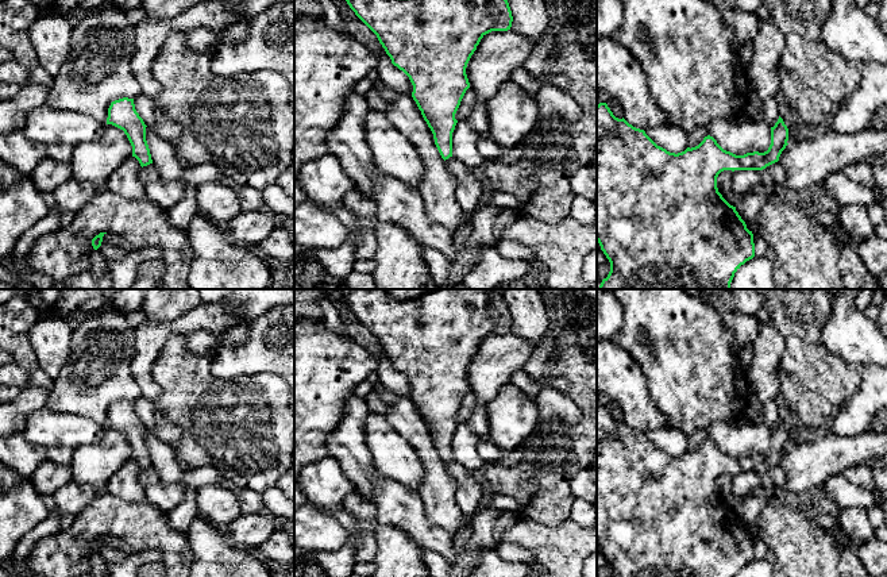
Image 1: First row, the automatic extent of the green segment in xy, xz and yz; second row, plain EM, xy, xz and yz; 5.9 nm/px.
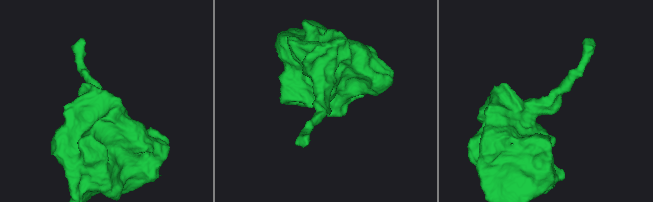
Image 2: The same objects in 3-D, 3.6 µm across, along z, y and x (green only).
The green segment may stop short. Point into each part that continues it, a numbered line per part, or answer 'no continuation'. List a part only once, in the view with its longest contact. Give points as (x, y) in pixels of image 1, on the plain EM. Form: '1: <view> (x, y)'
no continuation

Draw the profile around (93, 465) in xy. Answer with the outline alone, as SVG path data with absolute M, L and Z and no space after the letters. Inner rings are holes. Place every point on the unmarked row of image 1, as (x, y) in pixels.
M107 427L100 442L73 450L72 481L78 485L92 486L99 492L130 459L132 459L132 449L124 434Z

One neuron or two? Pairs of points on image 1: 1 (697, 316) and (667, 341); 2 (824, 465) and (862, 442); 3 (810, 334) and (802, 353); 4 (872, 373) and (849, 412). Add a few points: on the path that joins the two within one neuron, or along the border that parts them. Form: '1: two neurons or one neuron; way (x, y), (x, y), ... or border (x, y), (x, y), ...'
1: one neuron; way (690, 323), (674, 338)
2: one neuron; way (833, 456), (840, 450), (852, 450)
3: two neurons; border (786, 337), (795, 335), (808, 343), (821, 345)
4: one neuron; way (872, 383), (872, 389), (859, 403)

